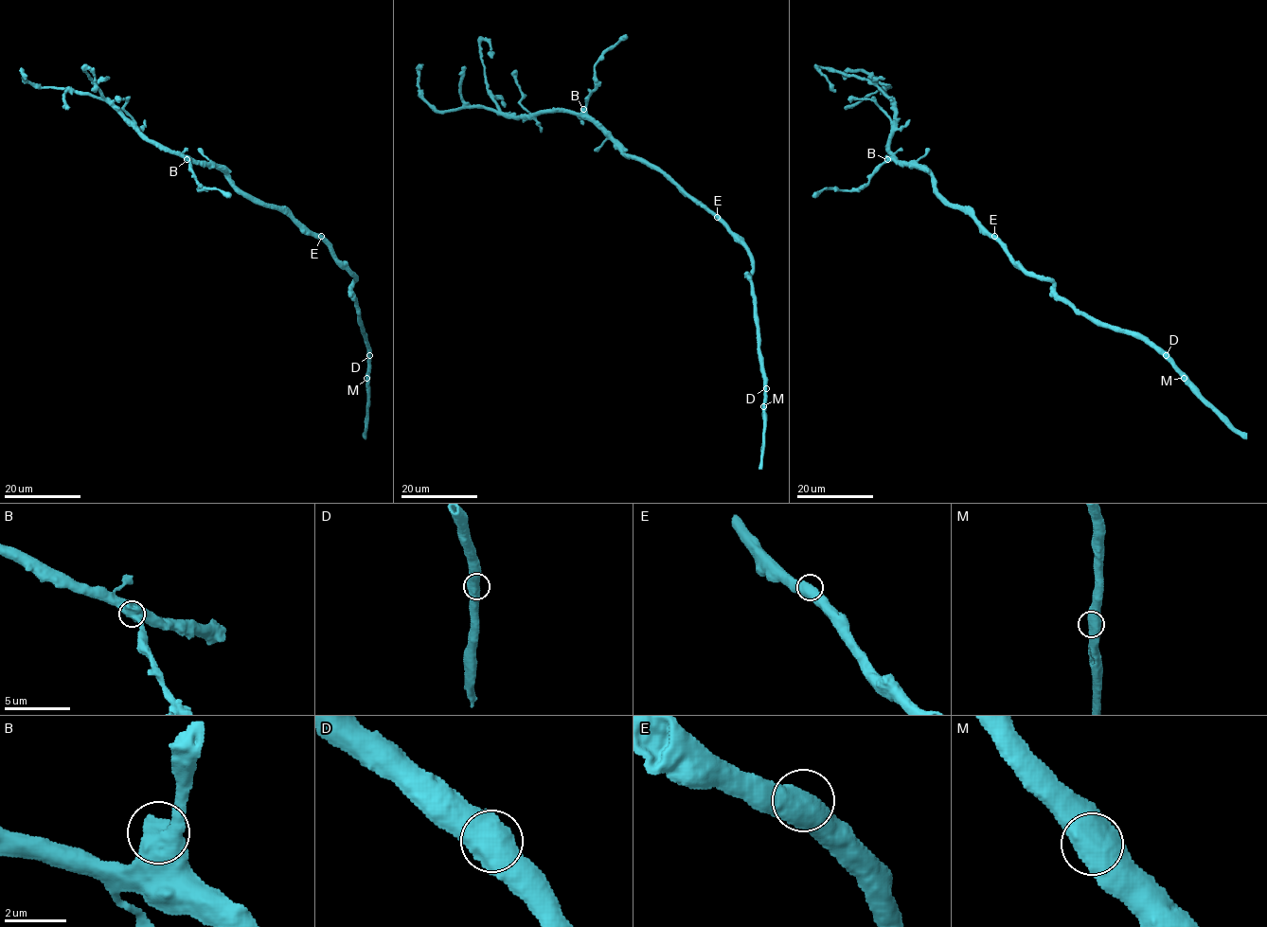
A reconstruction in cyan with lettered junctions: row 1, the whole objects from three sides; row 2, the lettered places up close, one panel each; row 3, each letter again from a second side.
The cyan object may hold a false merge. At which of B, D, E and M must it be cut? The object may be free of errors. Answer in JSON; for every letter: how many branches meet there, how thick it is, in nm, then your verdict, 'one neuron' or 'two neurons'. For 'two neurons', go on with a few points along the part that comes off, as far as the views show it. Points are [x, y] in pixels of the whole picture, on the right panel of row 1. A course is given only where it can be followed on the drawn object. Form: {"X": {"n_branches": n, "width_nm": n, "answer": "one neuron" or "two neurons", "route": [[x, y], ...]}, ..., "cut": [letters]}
{"B": {"n_branches": 2, "width_nm": 700, "answer": "one neuron"}, "D": {"n_branches": 2, "width_nm": 750, "answer": "one neuron"}, "E": {"n_branches": 2, "width_nm": 750, "answer": "one neuron"}, "M": {"n_branches": 2, "width_nm": 700, "answer": "one neuron"}, "cut": []}

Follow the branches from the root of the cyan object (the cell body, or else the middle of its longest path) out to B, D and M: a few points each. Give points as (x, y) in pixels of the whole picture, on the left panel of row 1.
B: (289, 217), (241, 191), (224, 171), (187, 159)
D: (289, 217), (315, 233), (356, 277), (352, 294), (369, 355)
M: (289, 217), (315, 233), (356, 277), (352, 294), (367, 348), (366, 378)

